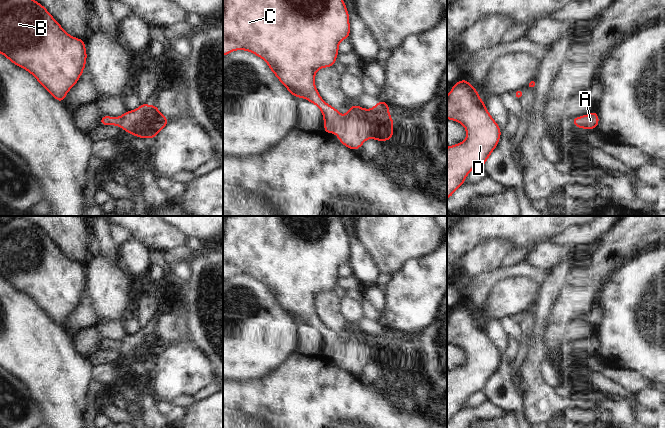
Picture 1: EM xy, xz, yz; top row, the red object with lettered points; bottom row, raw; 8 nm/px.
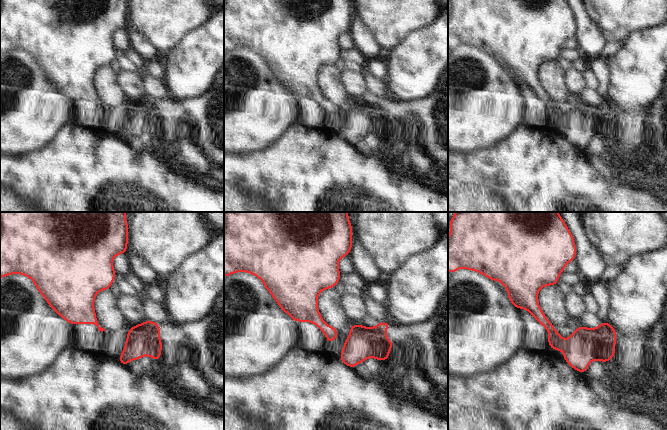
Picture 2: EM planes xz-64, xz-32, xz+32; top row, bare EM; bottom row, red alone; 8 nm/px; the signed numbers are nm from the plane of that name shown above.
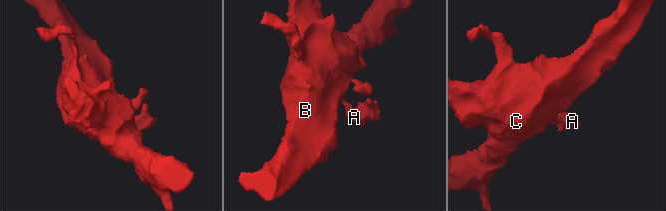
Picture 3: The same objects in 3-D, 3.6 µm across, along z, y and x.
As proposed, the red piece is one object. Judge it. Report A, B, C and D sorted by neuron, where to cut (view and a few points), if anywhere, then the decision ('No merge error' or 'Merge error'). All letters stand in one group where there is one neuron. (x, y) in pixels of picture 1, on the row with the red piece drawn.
Groups: A B C D. No split. No merge error.

